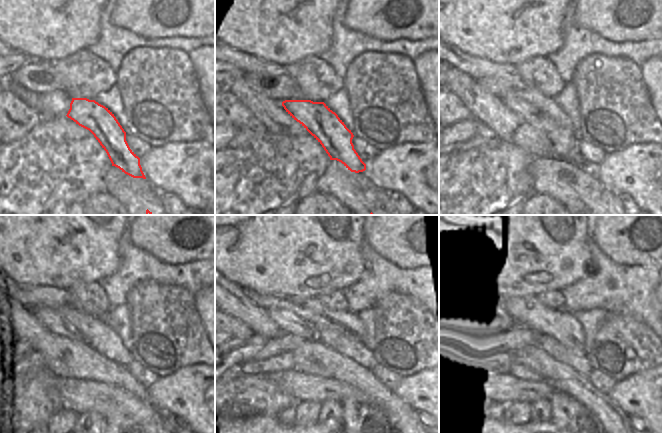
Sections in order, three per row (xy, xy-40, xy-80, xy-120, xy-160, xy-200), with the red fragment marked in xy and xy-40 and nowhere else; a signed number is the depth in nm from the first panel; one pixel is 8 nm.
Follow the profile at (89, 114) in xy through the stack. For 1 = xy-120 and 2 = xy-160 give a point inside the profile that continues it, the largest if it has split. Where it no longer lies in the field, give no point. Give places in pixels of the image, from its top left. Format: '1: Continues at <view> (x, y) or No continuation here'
1: Continues at xy-120 (51, 319)
2: Continues at xy-160 (289, 323).

